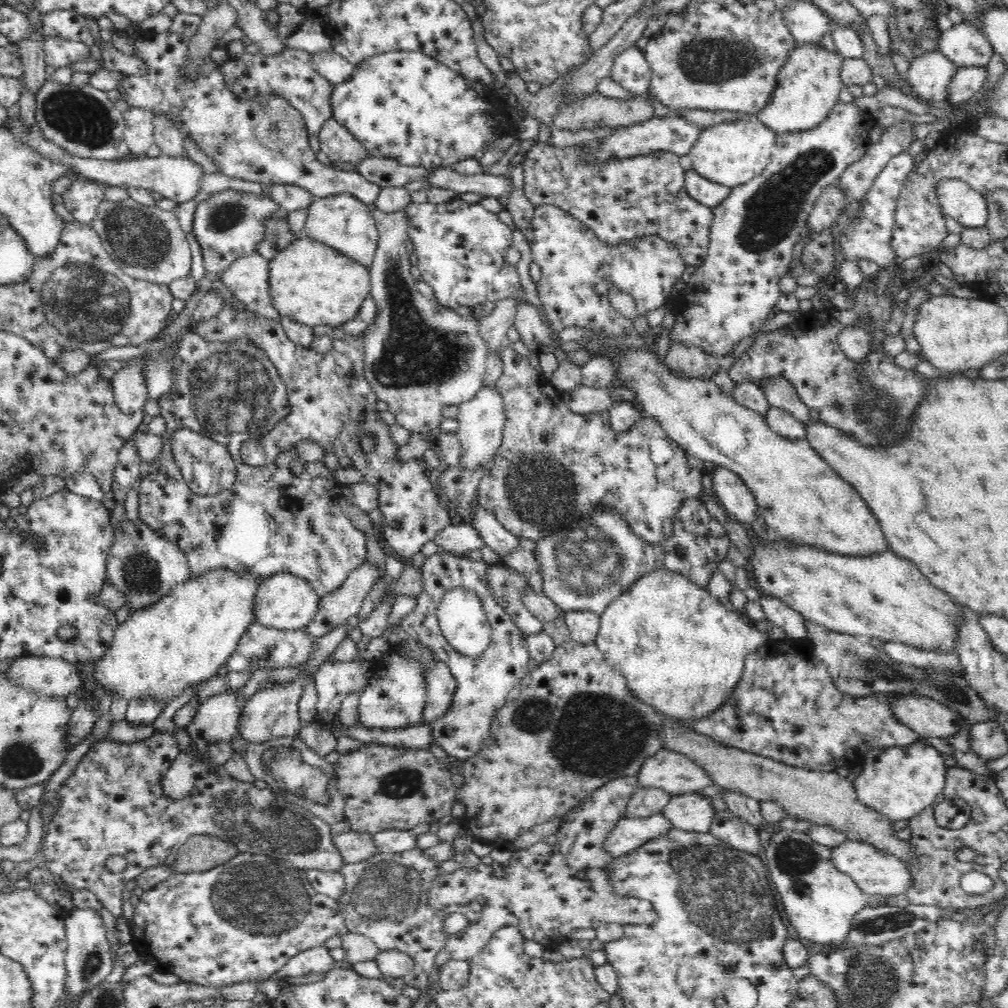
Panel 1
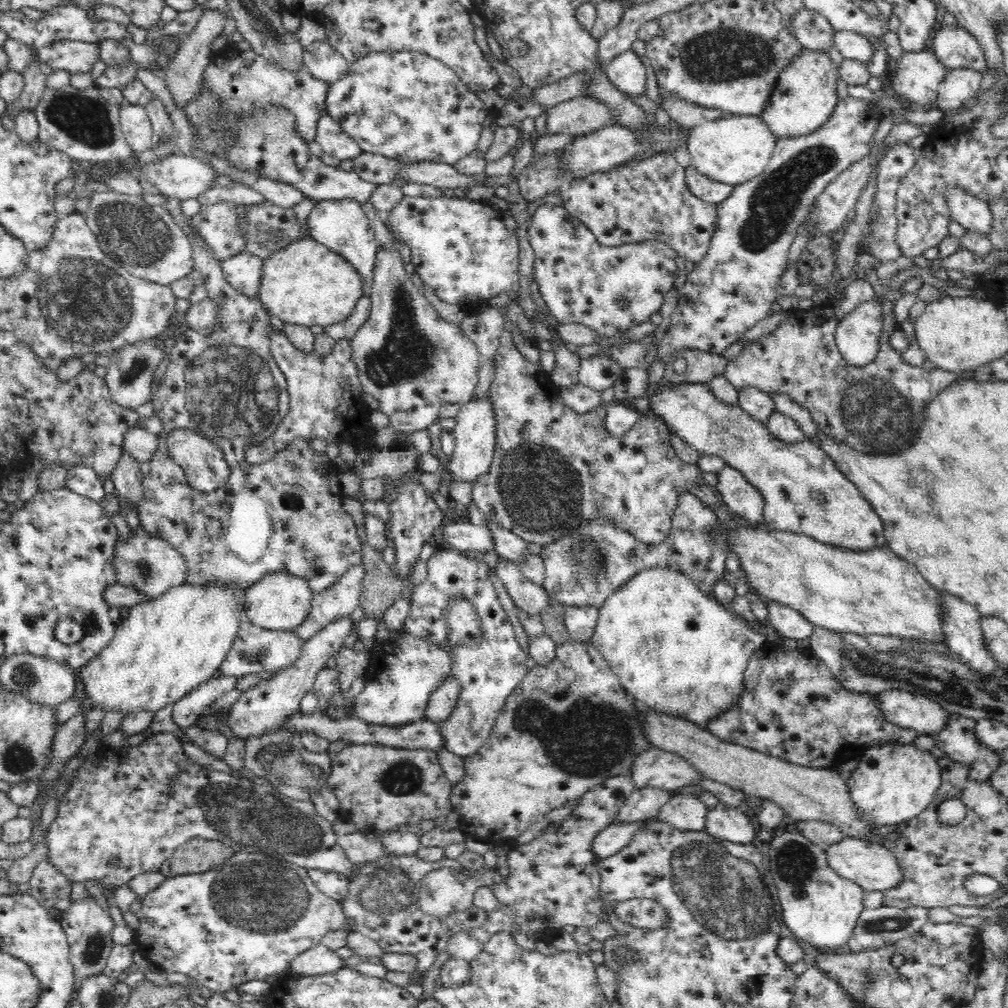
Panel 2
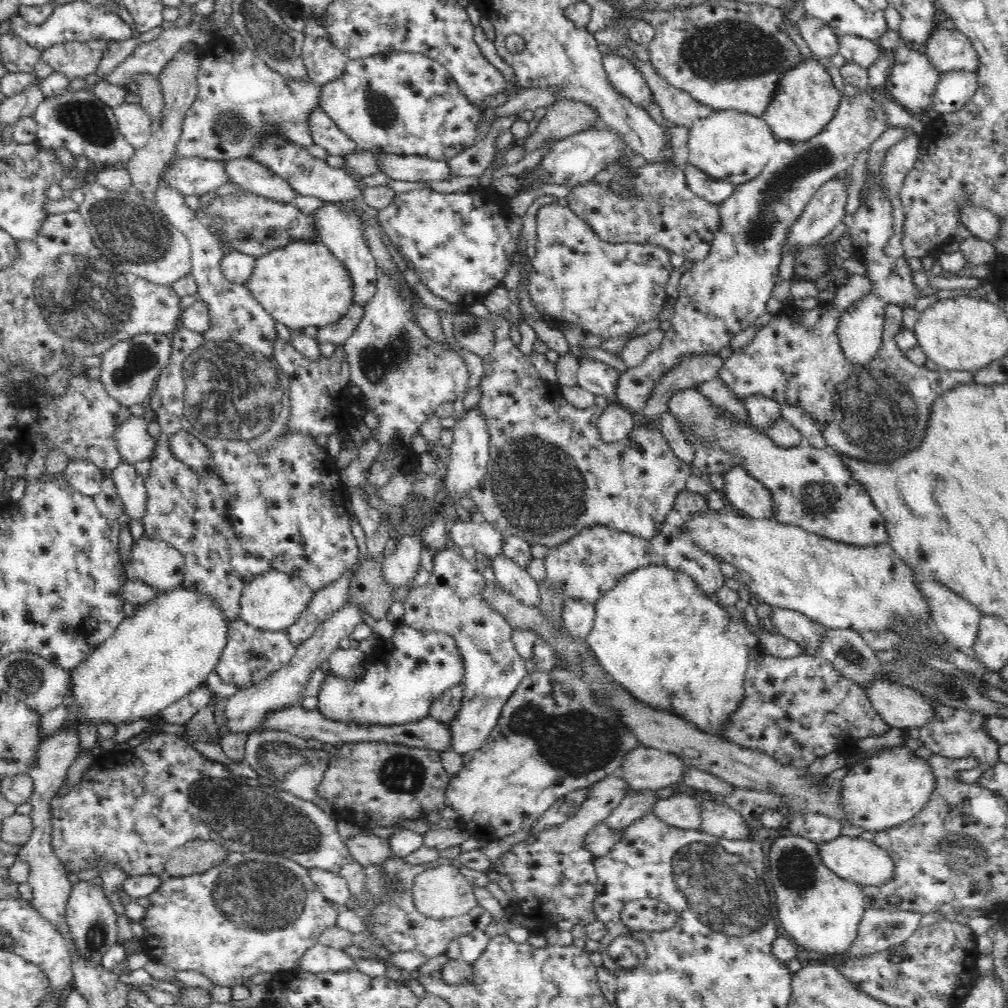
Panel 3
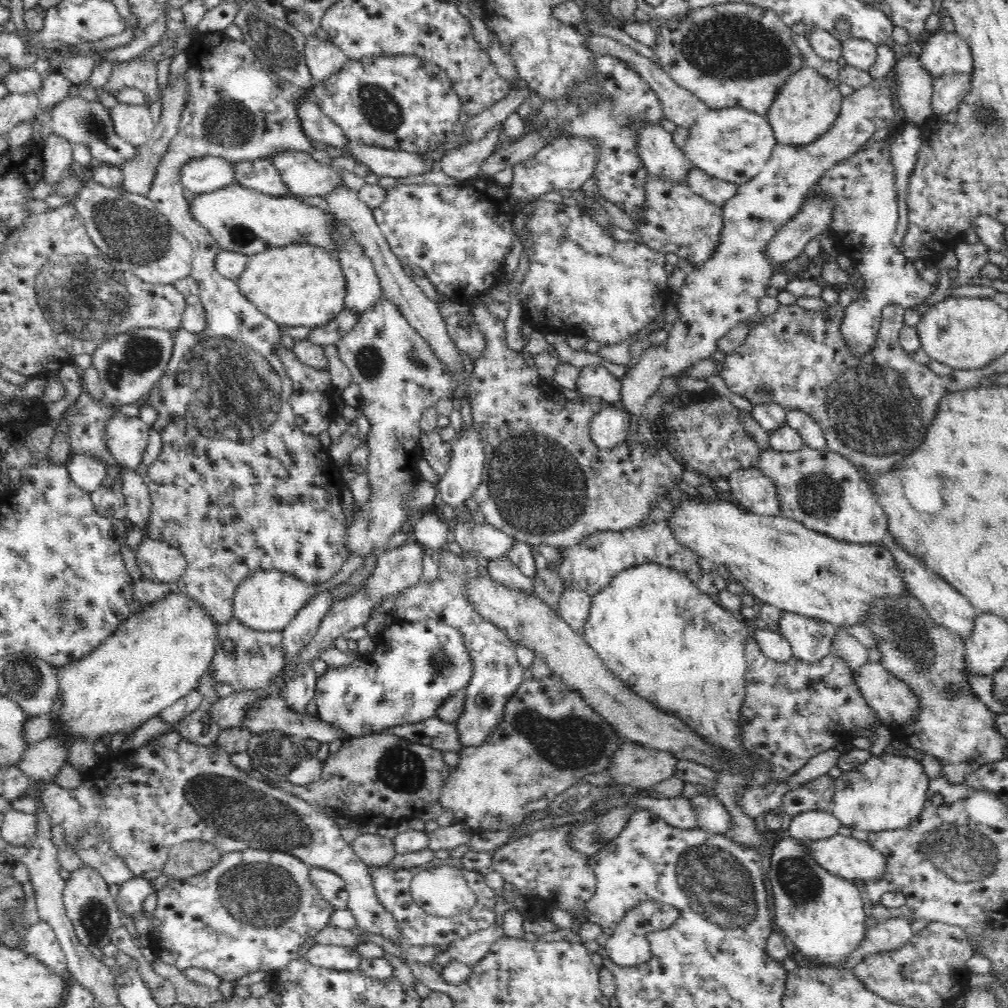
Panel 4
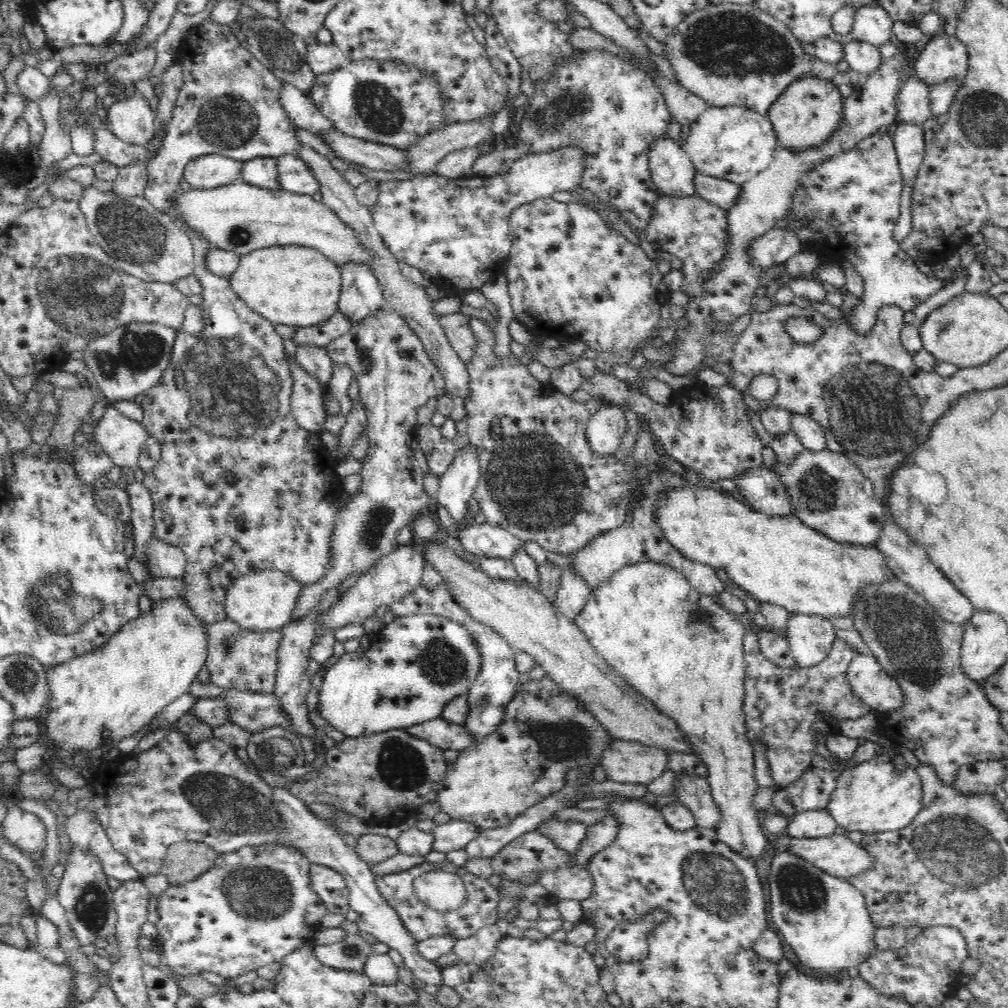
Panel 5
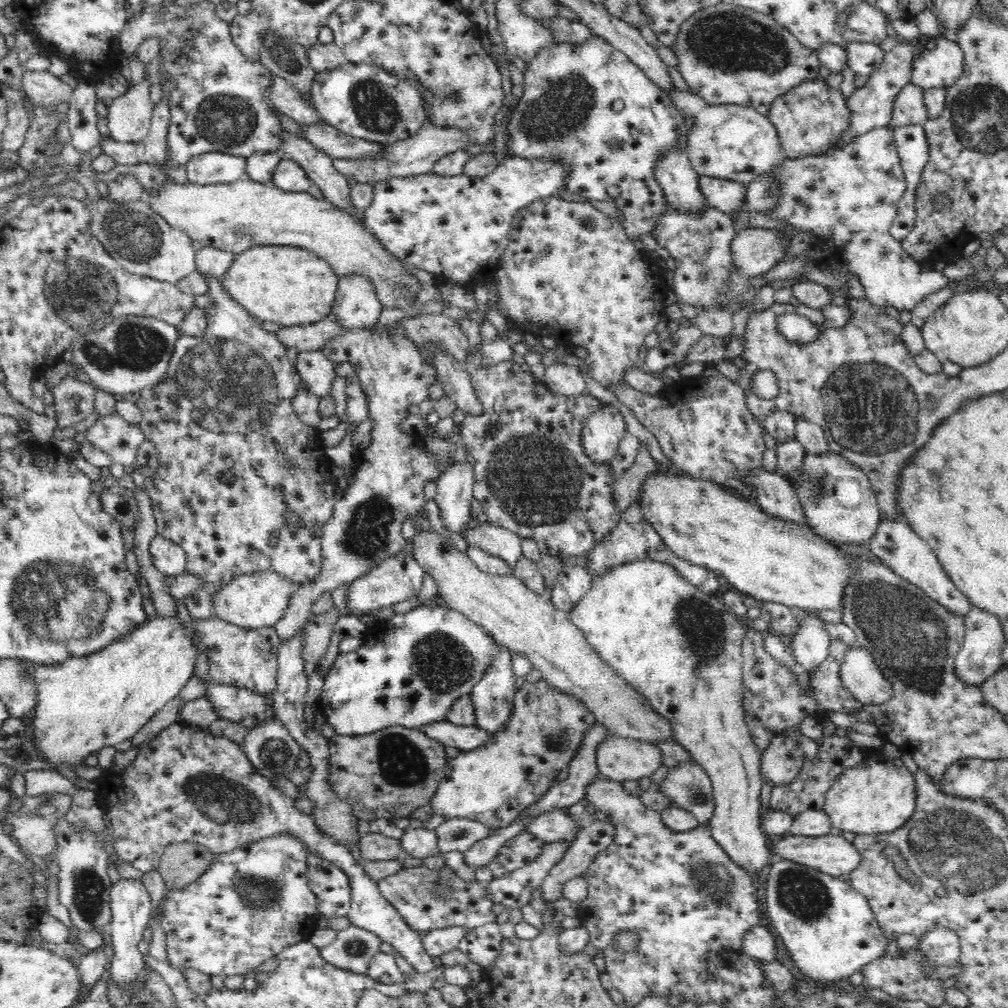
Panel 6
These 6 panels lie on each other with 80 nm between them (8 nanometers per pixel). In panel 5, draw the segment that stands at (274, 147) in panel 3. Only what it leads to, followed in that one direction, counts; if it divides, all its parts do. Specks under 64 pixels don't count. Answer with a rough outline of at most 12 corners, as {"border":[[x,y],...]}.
{"border":[[296,155],[277,158],[280,188],[313,195],[314,175]]}

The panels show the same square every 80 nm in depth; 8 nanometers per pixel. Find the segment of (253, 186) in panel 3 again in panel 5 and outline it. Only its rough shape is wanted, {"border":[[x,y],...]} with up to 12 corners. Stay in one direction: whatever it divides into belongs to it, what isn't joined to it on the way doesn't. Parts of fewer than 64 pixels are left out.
{"border":[[277,158],[245,160],[240,180],[280,189]]}

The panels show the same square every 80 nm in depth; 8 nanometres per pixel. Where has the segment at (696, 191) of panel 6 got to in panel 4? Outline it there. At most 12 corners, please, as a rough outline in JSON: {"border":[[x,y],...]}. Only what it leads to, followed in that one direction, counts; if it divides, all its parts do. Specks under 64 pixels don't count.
{"border":[[645,124],[639,154],[650,175],[686,184],[694,167],[662,126]]}

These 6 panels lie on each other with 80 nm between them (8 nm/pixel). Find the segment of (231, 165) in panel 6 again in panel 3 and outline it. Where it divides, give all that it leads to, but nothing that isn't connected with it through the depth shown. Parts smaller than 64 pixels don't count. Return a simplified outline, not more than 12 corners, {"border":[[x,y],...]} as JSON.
{"border":[[184,159],[166,181],[184,196],[200,197],[230,182],[225,163]]}

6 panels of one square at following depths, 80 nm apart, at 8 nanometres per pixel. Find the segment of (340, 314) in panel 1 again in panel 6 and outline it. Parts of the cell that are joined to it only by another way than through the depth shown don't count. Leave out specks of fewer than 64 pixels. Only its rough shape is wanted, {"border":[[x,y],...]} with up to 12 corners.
{"border":[[303,248],[235,255],[227,297],[289,327],[330,315],[339,278]]}

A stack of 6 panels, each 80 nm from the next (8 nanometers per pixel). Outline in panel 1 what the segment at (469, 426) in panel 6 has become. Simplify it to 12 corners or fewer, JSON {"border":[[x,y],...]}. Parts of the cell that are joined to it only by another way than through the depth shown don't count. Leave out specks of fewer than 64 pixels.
{"border":[[507,341],[478,506],[538,540],[668,540],[703,475],[660,421],[574,414]]}

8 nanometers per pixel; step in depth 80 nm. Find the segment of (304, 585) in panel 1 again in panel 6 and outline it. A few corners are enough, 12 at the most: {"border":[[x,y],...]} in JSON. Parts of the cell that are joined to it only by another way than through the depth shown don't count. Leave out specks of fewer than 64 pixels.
{"border":[[273,571],[214,591],[213,614],[239,628],[275,627],[298,583]]}

